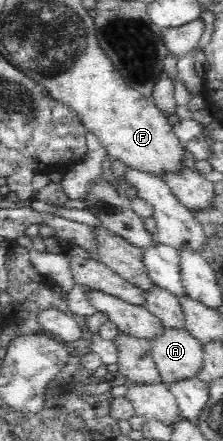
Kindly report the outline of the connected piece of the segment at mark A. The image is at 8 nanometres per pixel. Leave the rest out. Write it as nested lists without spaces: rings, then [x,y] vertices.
[[[164,327],[145,341],[163,382],[192,378],[202,364],[201,342],[185,328]]]

